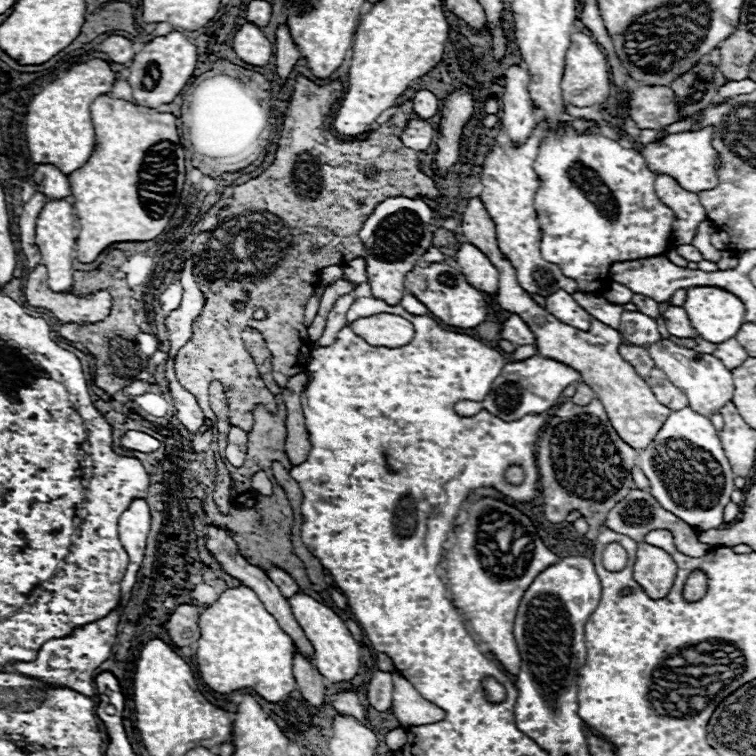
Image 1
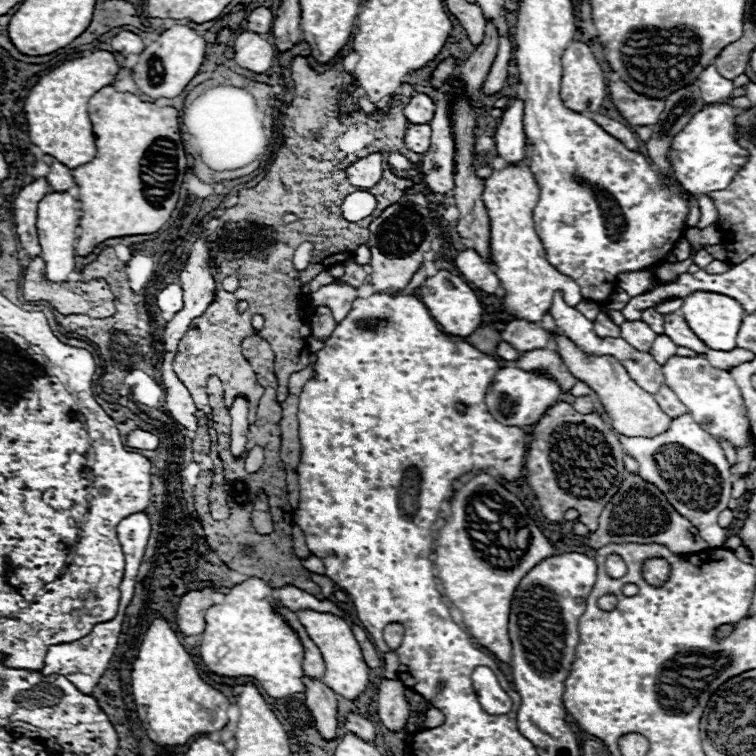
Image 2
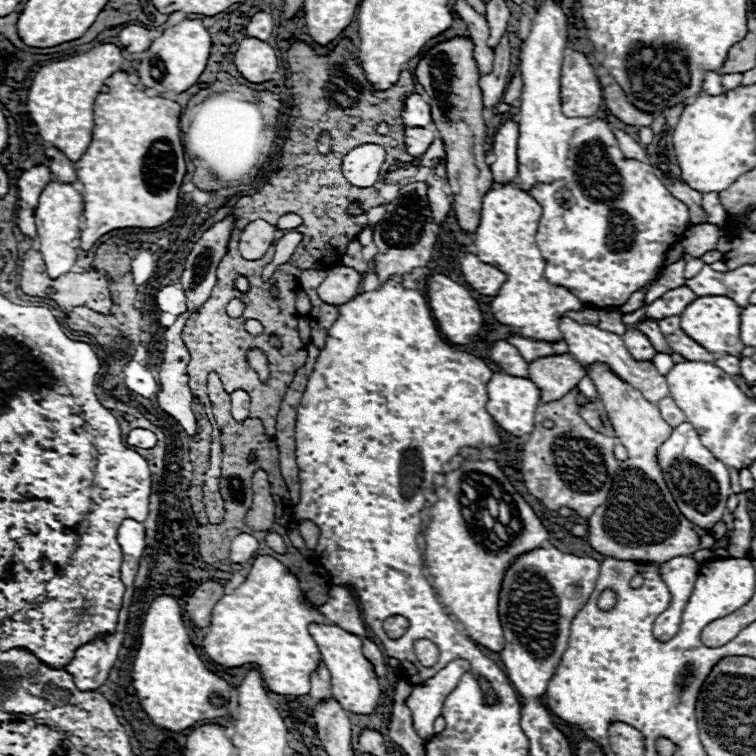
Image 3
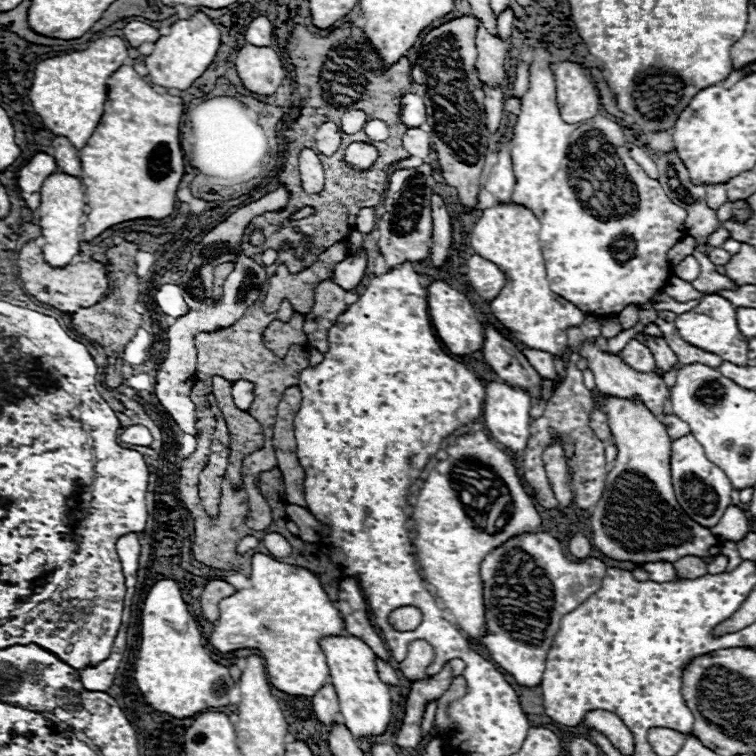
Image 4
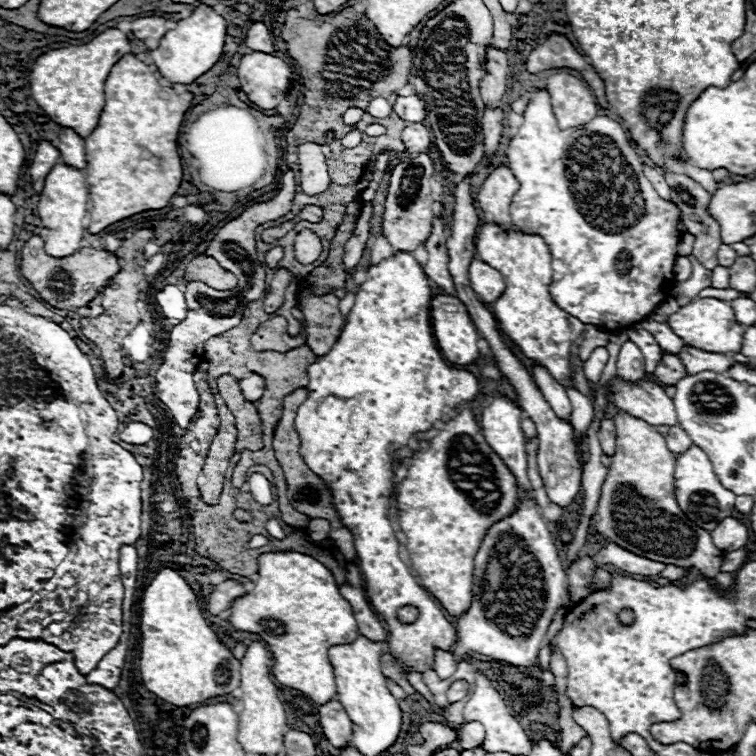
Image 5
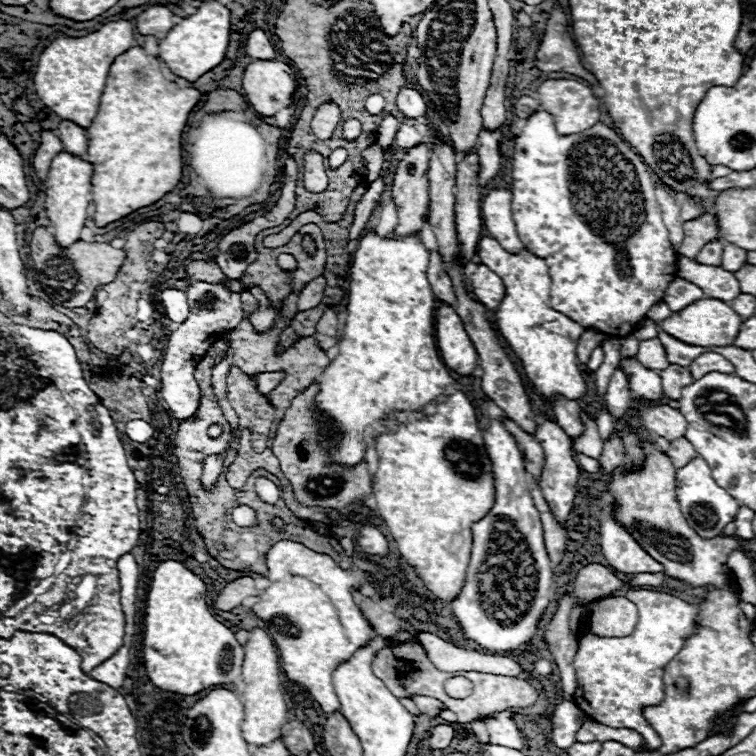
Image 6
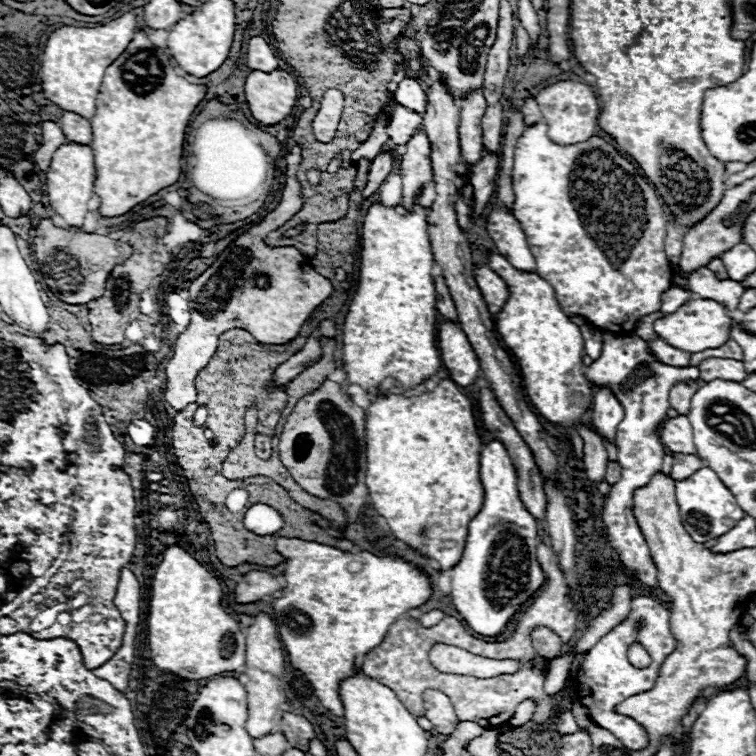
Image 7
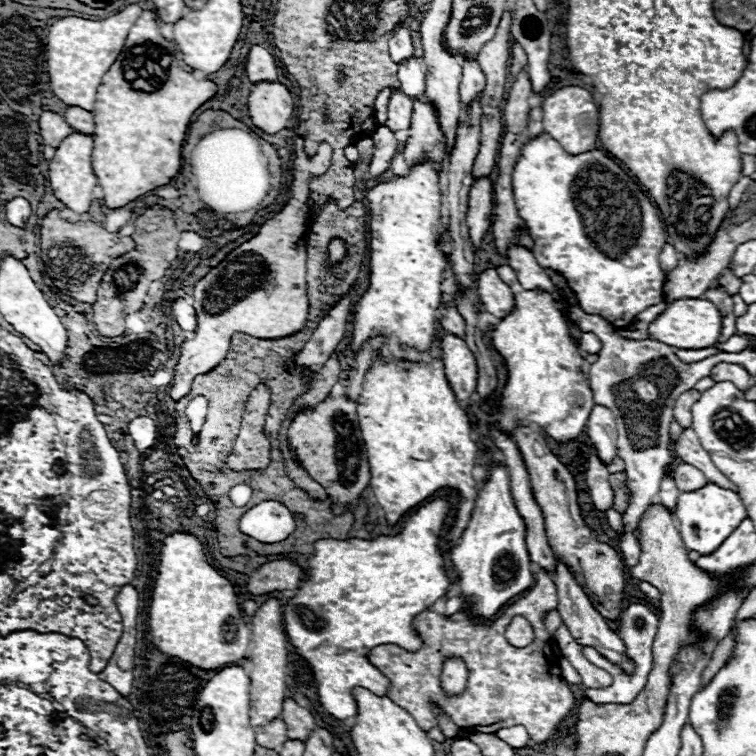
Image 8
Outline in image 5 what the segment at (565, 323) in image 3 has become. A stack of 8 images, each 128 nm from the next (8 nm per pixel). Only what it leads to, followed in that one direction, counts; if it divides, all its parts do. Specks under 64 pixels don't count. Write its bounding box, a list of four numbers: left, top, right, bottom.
[610,378,678,426]

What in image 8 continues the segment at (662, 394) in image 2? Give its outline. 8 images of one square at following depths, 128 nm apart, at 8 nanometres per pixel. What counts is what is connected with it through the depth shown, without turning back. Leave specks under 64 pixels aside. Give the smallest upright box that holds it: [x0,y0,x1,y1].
[674,464,708,492]

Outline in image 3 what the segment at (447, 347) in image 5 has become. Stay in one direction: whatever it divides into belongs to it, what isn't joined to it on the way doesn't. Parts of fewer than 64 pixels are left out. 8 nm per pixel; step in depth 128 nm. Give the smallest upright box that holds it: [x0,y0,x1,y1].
[426,274,482,344]

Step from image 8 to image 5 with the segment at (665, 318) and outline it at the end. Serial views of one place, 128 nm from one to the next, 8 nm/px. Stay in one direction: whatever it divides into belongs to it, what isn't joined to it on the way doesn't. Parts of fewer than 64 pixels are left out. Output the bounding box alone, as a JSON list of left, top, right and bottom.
[666,298,744,352]

